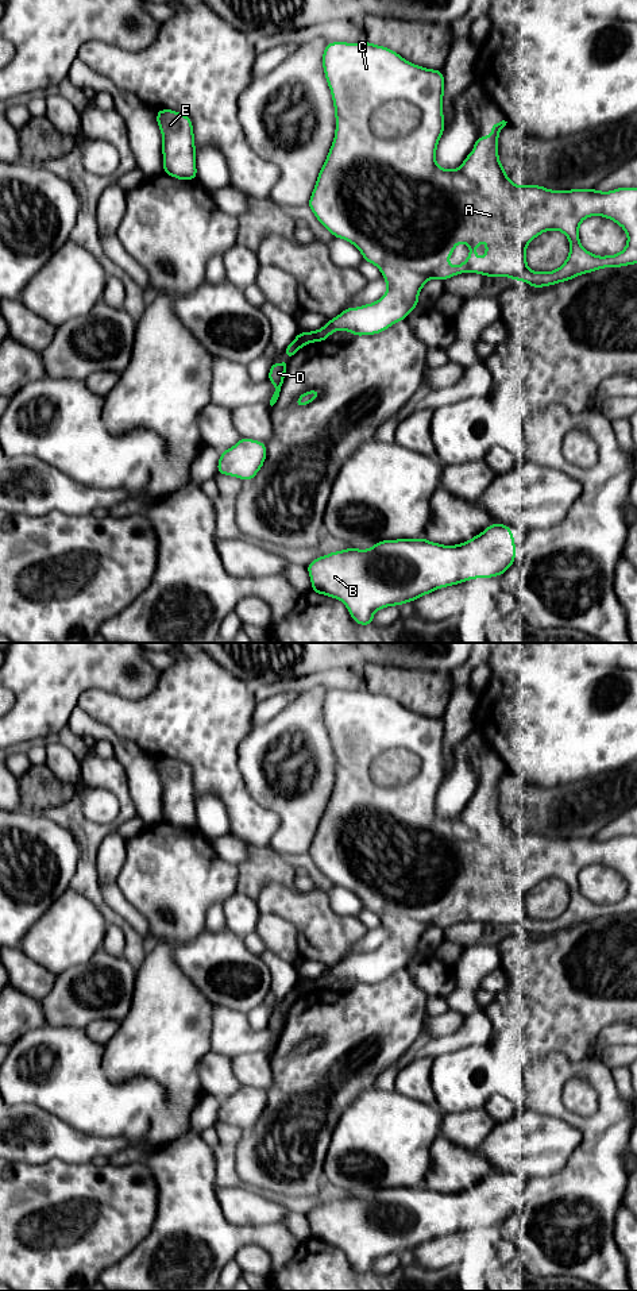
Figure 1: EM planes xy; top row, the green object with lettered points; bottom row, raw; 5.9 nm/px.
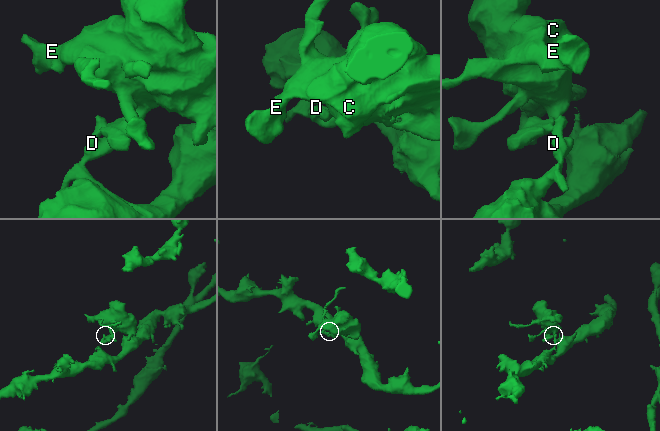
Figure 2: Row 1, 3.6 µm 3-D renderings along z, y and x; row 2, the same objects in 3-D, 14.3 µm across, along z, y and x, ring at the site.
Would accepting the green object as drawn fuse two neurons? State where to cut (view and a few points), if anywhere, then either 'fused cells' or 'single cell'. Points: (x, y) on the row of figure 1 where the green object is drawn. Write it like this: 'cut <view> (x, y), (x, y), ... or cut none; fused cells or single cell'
cut xy (319, 331), (317, 339); fused cells

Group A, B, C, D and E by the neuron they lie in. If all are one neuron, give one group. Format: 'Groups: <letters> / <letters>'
Groups: A C E / B D

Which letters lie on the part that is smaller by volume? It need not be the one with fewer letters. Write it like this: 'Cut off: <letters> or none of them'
Cut off: A, C, E

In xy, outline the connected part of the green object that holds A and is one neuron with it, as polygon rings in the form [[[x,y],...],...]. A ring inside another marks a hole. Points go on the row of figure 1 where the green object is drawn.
[[[368,41],[367,42],[358,42],[358,43],[347,43],[347,42],[331,42],[325,46],[323,53],[323,69],[325,73],[325,78],[328,82],[328,86],[332,93],[332,100],[335,105],[335,117],[336,117],[336,130],[335,130],[335,138],[333,143],[328,151],[328,157],[318,173],[314,189],[312,192],[310,200],[308,203],[308,207],[314,213],[316,219],[335,236],[344,239],[354,246],[358,247],[358,250],[362,253],[366,262],[370,262],[375,265],[381,271],[386,281],[387,290],[386,293],[375,302],[366,304],[358,308],[345,308],[340,315],[331,319],[324,327],[318,330],[317,339],[318,342],[328,340],[329,335],[333,331],[350,331],[355,336],[363,336],[363,335],[375,335],[381,334],[386,328],[390,328],[393,324],[395,324],[399,320],[405,320],[408,315],[418,307],[418,294],[422,289],[422,286],[432,278],[439,278],[441,281],[445,281],[456,274],[462,273],[478,273],[483,274],[486,277],[507,277],[513,278],[516,281],[525,281],[532,288],[543,288],[543,286],[551,286],[559,282],[570,281],[578,275],[595,271],[598,269],[603,267],[621,267],[637,263],[637,188],[617,188],[610,192],[601,192],[591,189],[571,189],[571,190],[551,190],[547,188],[543,188],[541,185],[525,185],[518,186],[513,184],[499,158],[498,158],[498,136],[501,130],[506,126],[507,122],[502,120],[499,123],[491,124],[491,135],[490,136],[478,136],[474,147],[474,151],[470,151],[464,162],[455,170],[441,169],[436,163],[436,149],[437,143],[445,130],[444,127],[444,115],[443,115],[443,96],[444,96],[444,74],[441,70],[433,70],[433,69],[425,69],[422,66],[417,66],[414,63],[410,63],[405,58],[402,58],[398,53],[393,51],[389,47],[372,45]],[[588,216],[603,216],[618,226],[621,226],[626,235],[628,235],[628,243],[626,247],[615,254],[615,255],[606,255],[599,257],[594,255],[586,248],[582,247],[579,240],[579,226],[580,223],[588,217]],[[551,230],[557,230],[567,235],[570,240],[570,254],[565,259],[565,262],[553,271],[530,271],[526,262],[525,250],[528,244],[540,234]],[[482,239],[486,239],[486,255],[484,258],[479,258],[475,254],[475,248],[480,244]],[[459,243],[466,243],[470,247],[470,254],[467,259],[462,265],[448,265],[448,259],[453,253],[453,248]]]

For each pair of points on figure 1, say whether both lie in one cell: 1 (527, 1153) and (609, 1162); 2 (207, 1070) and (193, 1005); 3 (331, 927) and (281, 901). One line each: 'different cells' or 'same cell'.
1: different cells
2: different cells
3: same cell

